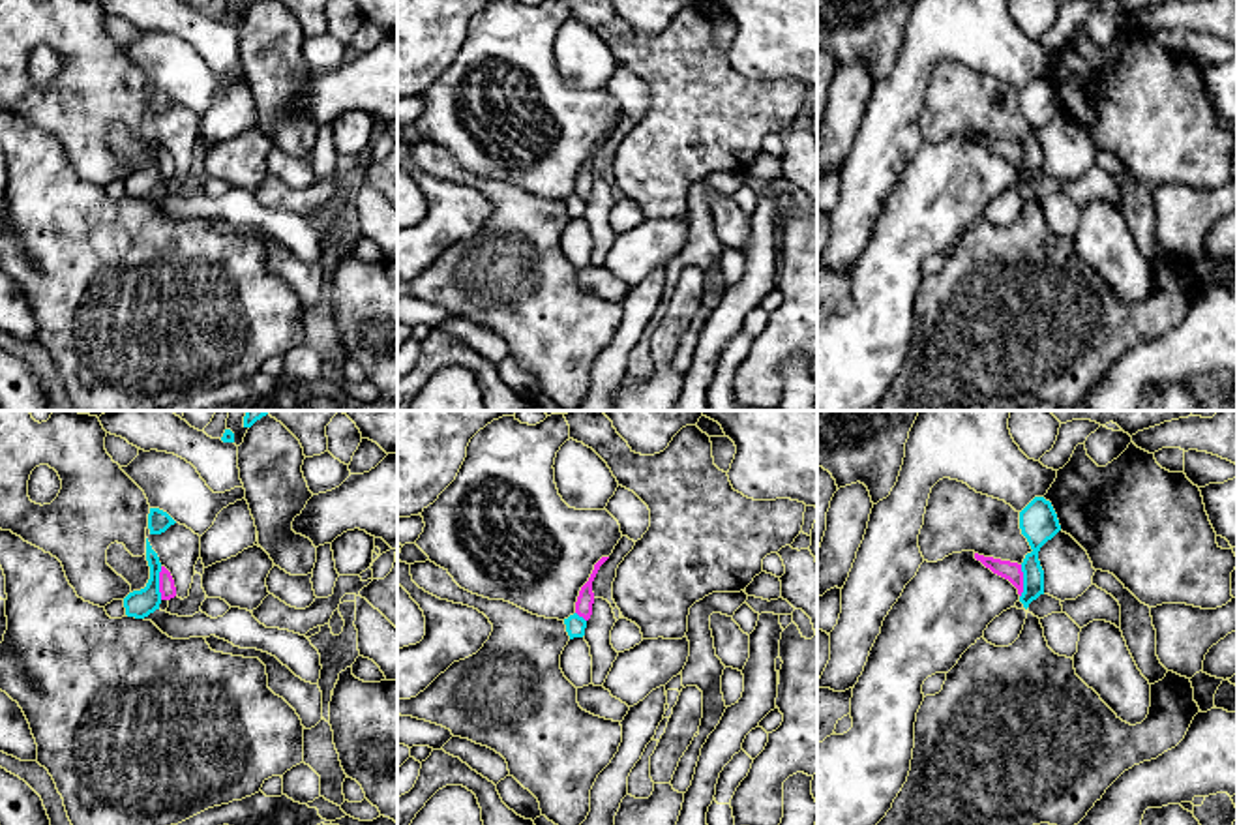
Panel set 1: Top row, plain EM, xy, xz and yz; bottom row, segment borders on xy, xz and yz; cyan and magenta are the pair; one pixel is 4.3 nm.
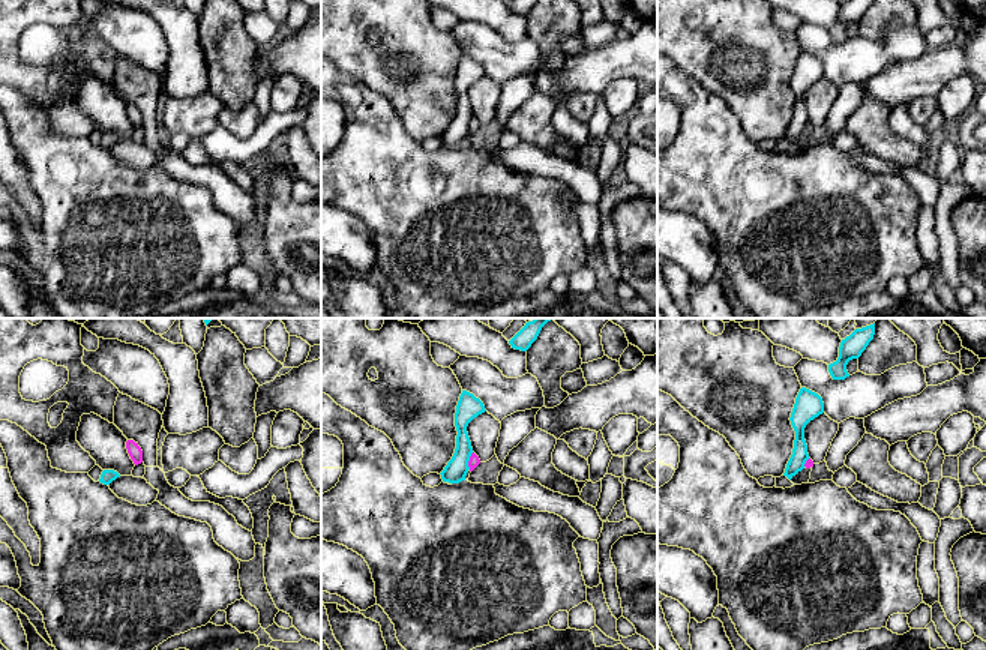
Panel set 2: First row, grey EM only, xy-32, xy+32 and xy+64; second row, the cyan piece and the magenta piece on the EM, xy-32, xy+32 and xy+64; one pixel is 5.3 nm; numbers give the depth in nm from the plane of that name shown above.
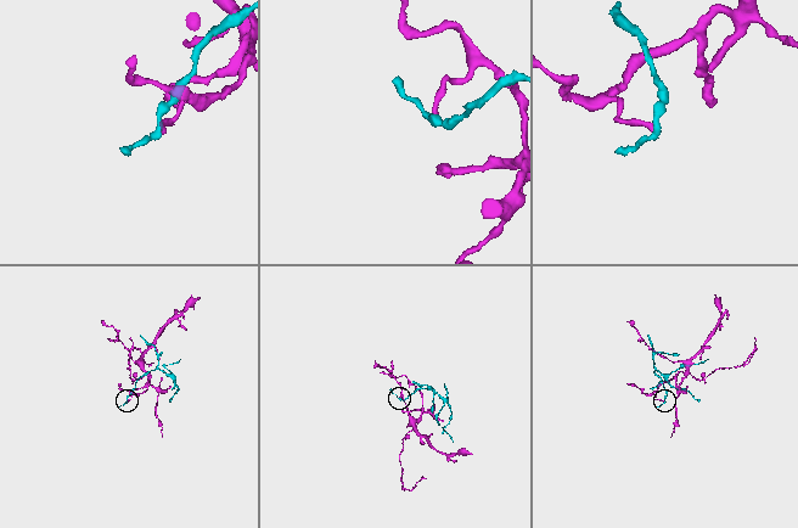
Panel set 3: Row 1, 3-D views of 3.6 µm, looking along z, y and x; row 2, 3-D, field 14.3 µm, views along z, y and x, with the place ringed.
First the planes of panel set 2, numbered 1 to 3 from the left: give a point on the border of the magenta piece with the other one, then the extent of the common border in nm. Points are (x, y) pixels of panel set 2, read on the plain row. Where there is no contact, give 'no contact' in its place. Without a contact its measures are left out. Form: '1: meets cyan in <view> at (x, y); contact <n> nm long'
1: no contact
2: meets cyan in xy+32 at (468, 123); contact 100 nm long
3: meets cyan in xy+64 at (805, 126); contact 60 nm long

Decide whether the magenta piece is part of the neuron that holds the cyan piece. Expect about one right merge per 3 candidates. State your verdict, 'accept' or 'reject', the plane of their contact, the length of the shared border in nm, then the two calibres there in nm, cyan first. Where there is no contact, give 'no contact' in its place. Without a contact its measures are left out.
reject | xy | 140 nm | 120/70 nm

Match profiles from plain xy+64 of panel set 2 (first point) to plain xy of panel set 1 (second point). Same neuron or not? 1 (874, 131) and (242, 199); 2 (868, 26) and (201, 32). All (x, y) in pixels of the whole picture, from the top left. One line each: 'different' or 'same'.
1: different
2: different

